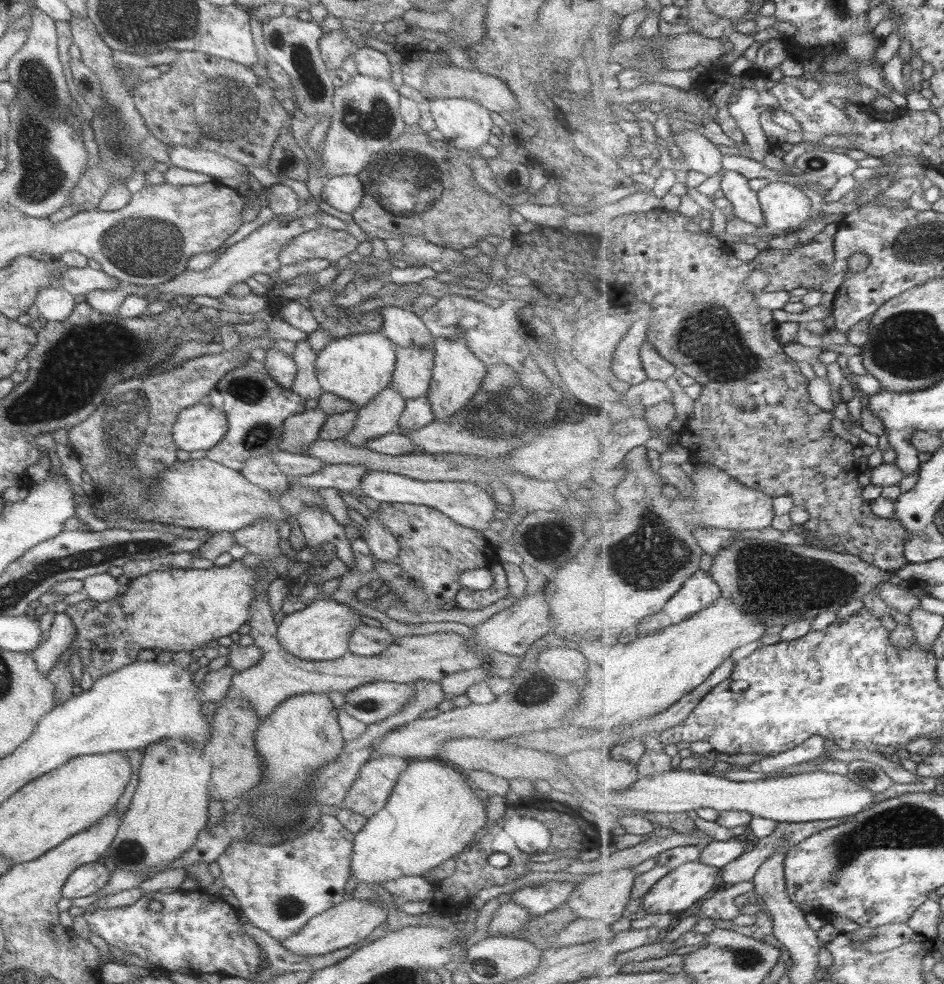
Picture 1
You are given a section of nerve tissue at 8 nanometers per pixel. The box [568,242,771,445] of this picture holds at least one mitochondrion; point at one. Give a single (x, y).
(709, 336)

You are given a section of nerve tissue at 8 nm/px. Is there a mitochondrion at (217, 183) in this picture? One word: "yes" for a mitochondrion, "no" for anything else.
no

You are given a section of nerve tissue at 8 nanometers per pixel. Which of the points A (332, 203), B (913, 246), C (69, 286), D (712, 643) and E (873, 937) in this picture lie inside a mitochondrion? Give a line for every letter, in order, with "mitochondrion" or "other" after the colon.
A: other
B: mitochondrion
C: other
D: other
E: mitochondrion

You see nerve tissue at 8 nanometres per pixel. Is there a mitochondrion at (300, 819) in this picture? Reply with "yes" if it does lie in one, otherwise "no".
yes

